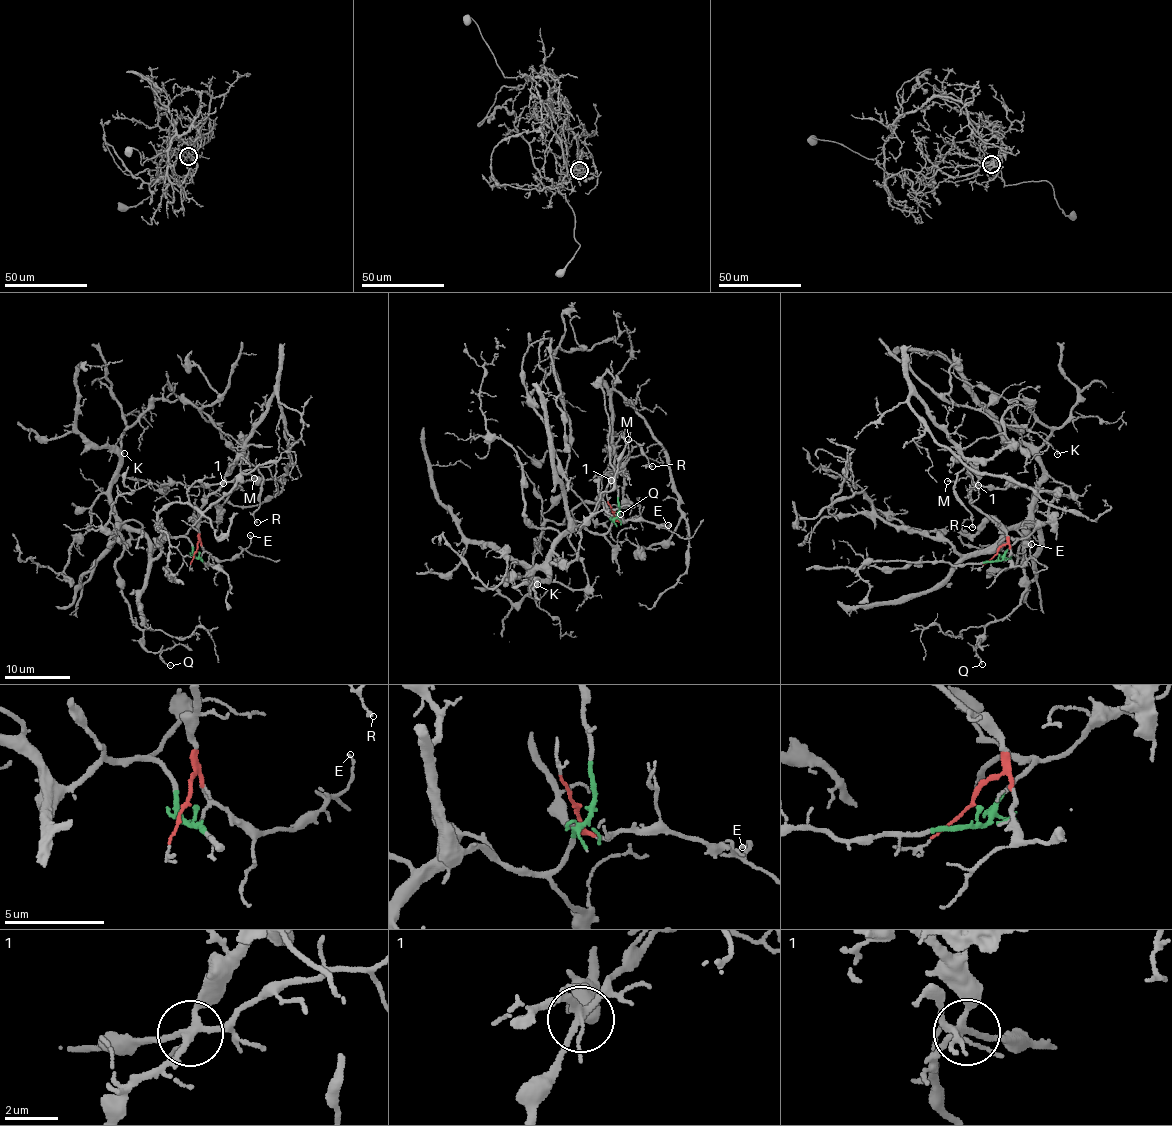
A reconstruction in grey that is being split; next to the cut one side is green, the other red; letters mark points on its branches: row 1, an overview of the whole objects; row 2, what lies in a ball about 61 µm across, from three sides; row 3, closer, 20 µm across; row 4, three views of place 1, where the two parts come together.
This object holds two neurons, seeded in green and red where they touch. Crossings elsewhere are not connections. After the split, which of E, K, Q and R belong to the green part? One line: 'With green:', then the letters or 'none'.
With green: K, Q

